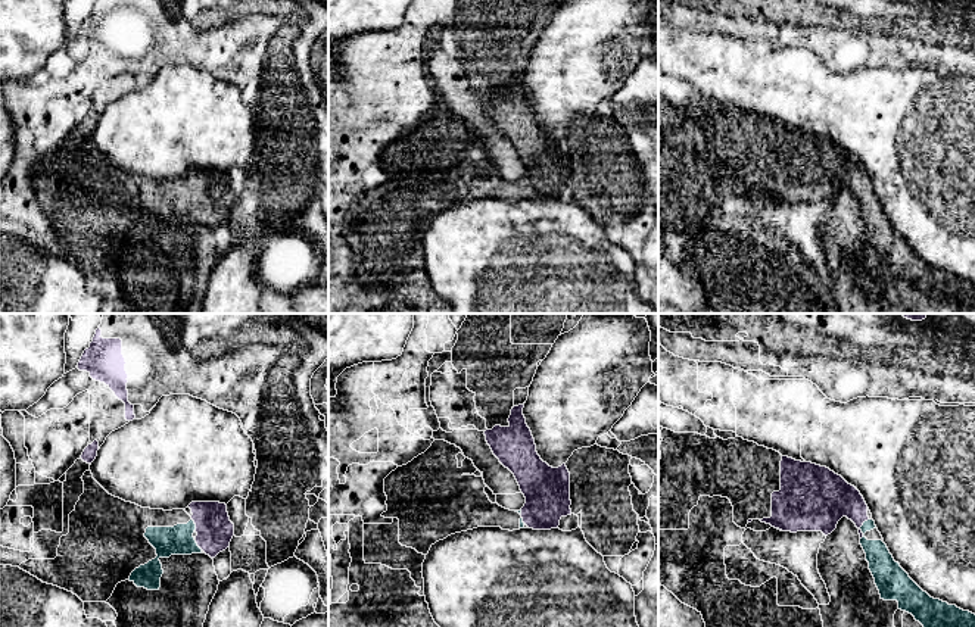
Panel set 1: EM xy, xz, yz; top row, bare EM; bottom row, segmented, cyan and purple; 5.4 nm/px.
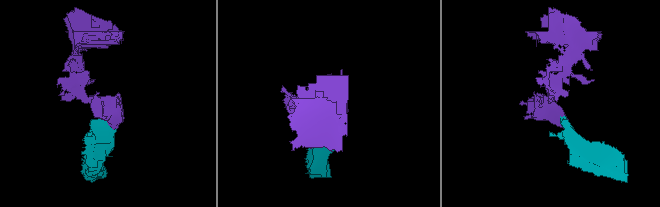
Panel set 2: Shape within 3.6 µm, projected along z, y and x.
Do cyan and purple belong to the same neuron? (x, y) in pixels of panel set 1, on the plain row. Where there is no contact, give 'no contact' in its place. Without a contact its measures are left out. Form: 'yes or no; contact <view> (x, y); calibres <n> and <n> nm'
yes; contact yz (860, 199); calibres 140 and 280 nm

